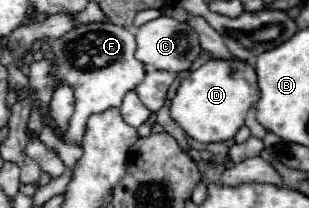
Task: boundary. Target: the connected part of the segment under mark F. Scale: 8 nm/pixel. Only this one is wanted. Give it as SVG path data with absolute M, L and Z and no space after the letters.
M111 22L75 26L71 32L63 34L61 38L51 40L51 54L55 56L55 62L43 58L43 60L35 60L29 66L29 86L27 86L25 92L29 96L31 106L35 106L39 110L43 122L49 124L49 126L55 126L55 122L49 116L49 104L51 104L53 92L57 90L59 84L67 84L69 88L73 88L73 92L75 92L75 112L73 112L73 116L69 120L67 130L61 134L61 140L67 142L67 144L81 144L83 136L85 136L85 130L87 130L89 116L105 112L111 106L119 106L123 102L123 96L129 90L133 90L145 76L145 66L139 64L139 60L135 60L135 56L133 56L135 54L135 36L127 28L111 24Z

